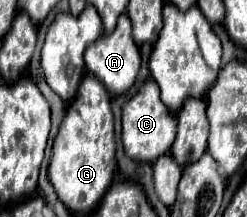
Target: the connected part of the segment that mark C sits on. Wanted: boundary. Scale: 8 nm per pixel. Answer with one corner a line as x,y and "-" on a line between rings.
148,79
140,91
122,107
122,143
130,159
142,163
154,163
158,157
166,155
176,137
176,117
166,113
166,105
160,101
158,85

